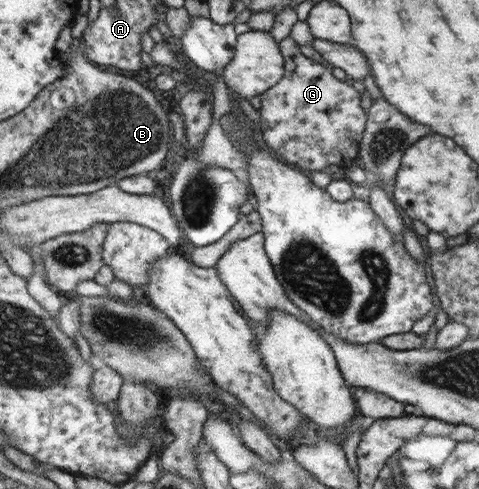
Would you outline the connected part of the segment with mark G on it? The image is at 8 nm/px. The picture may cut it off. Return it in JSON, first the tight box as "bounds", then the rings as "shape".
{"bounds":[256,36,367,171],"shape":[[[289,36],[281,40],[281,49],[284,53],[284,77],[259,96],[262,106],[256,122],[263,141],[271,151],[304,171],[350,164],[359,155],[359,143],[367,119],[357,89],[335,79],[321,63],[305,57]]]}

